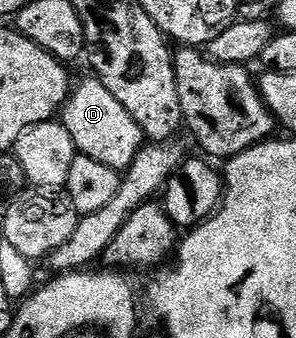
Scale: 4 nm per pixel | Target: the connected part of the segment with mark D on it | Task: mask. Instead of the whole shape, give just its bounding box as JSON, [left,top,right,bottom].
[62,78,146,170]

